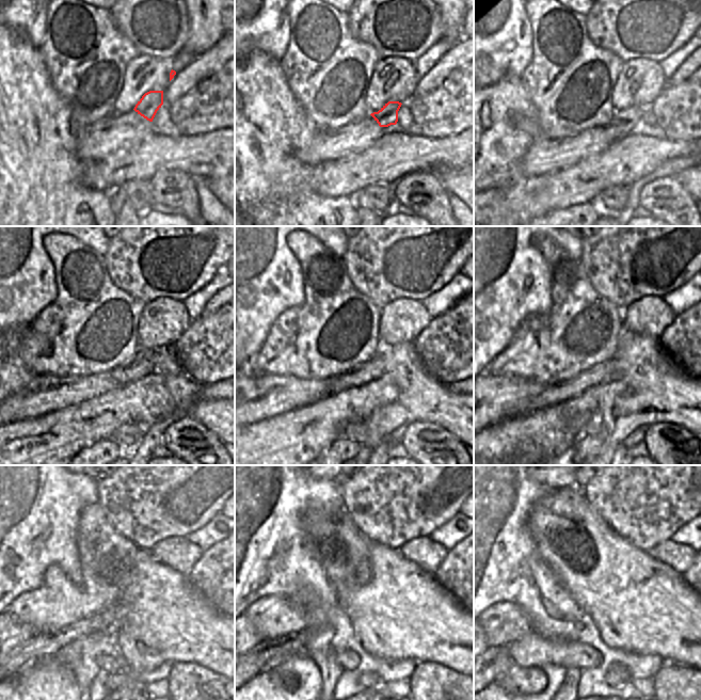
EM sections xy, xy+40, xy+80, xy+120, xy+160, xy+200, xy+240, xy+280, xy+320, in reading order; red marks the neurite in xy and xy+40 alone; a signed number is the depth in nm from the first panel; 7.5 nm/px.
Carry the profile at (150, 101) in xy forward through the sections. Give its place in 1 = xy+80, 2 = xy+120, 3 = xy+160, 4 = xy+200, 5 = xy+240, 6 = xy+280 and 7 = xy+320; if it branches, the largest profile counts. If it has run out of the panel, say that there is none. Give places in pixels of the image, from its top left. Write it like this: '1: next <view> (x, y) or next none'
1: next xy+80 (623, 122)
2: next xy+120 (143, 362)
3: next xy+160 (375, 368)
4: next xy+200 (607, 371)
5: next xy+240 (40, 648)
6: next xy+280 (267, 654)
7: next xy+320 (495, 658)

